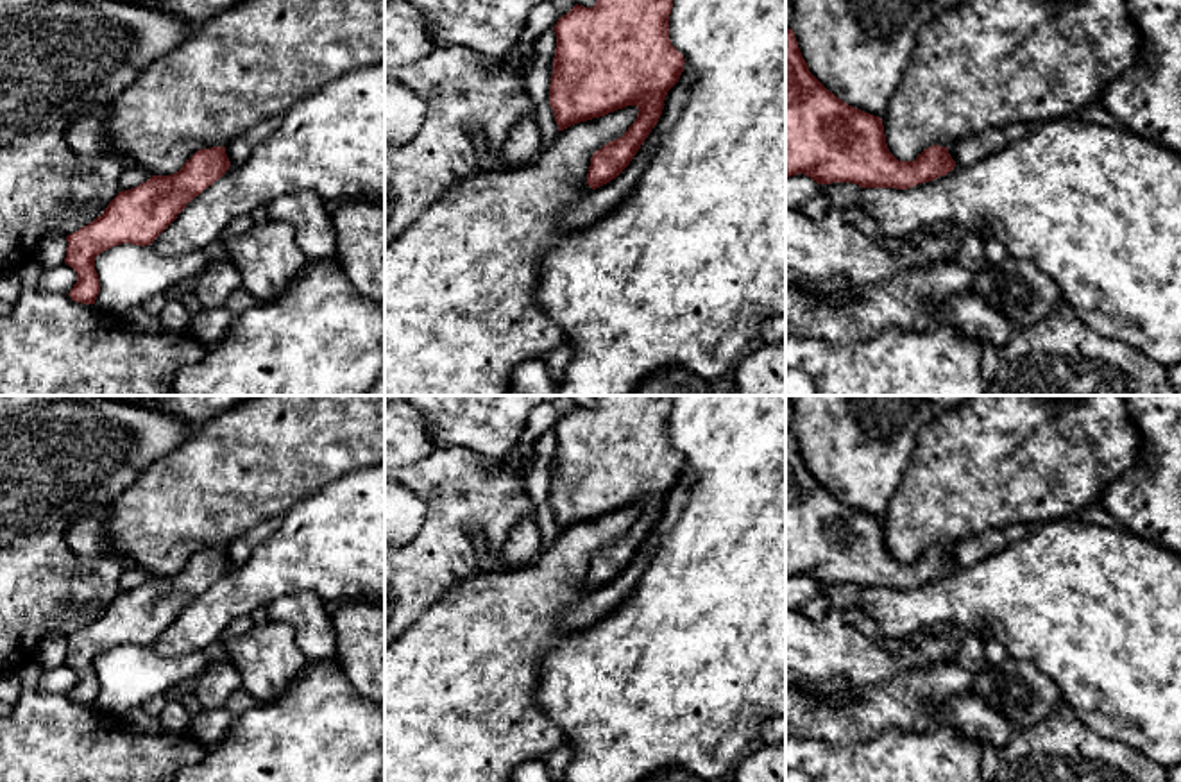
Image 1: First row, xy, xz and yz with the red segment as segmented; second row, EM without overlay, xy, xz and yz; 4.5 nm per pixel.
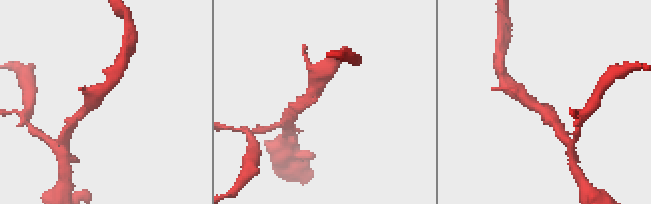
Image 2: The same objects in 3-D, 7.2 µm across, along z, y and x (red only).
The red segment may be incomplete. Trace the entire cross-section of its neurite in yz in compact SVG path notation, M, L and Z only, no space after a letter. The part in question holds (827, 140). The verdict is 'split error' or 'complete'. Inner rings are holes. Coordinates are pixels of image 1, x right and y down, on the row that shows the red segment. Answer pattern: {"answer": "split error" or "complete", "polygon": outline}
{"answer": "complete", "polygon": "M786 29L786 177L803 174L818 184L907 190L947 175L956 166L947 147L932 145L914 161L898 161L888 149L882 118L848 106L828 91L802 57L793 29Z"}

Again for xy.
{"answer": "complete", "polygon": "M211 147L197 150L179 172L172 175L152 175L136 188L118 191L100 217L88 225L66 236L64 263L77 272L77 283L70 290L75 302L95 304L100 292L95 258L122 243L152 245L152 242L177 218L177 215L200 195L208 186L218 181L231 166L225 147Z"}

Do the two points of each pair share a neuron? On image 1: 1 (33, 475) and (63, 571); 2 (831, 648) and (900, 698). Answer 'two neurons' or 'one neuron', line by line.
1: one neuron
2: two neurons

